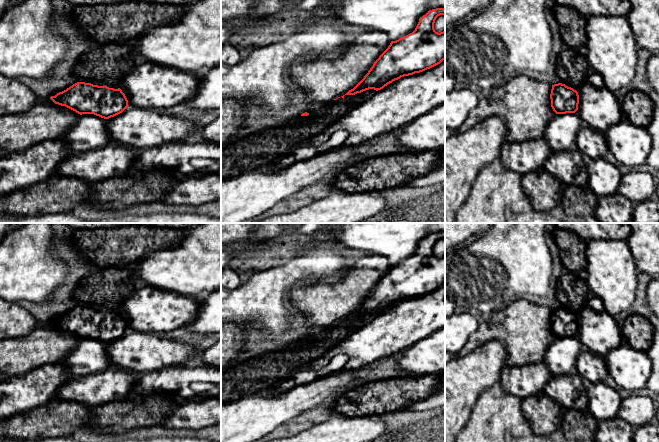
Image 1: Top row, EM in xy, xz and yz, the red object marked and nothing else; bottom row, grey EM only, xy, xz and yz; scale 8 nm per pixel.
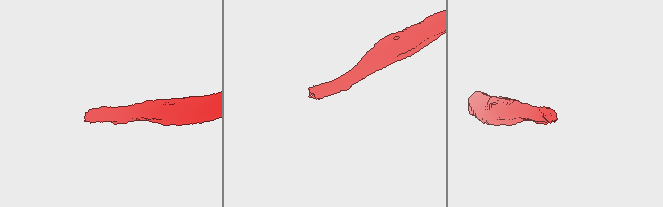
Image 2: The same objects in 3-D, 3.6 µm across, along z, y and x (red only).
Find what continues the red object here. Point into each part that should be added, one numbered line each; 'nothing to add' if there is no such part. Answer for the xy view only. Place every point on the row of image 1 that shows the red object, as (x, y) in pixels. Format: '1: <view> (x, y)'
nothing to add

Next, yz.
nothing to add

